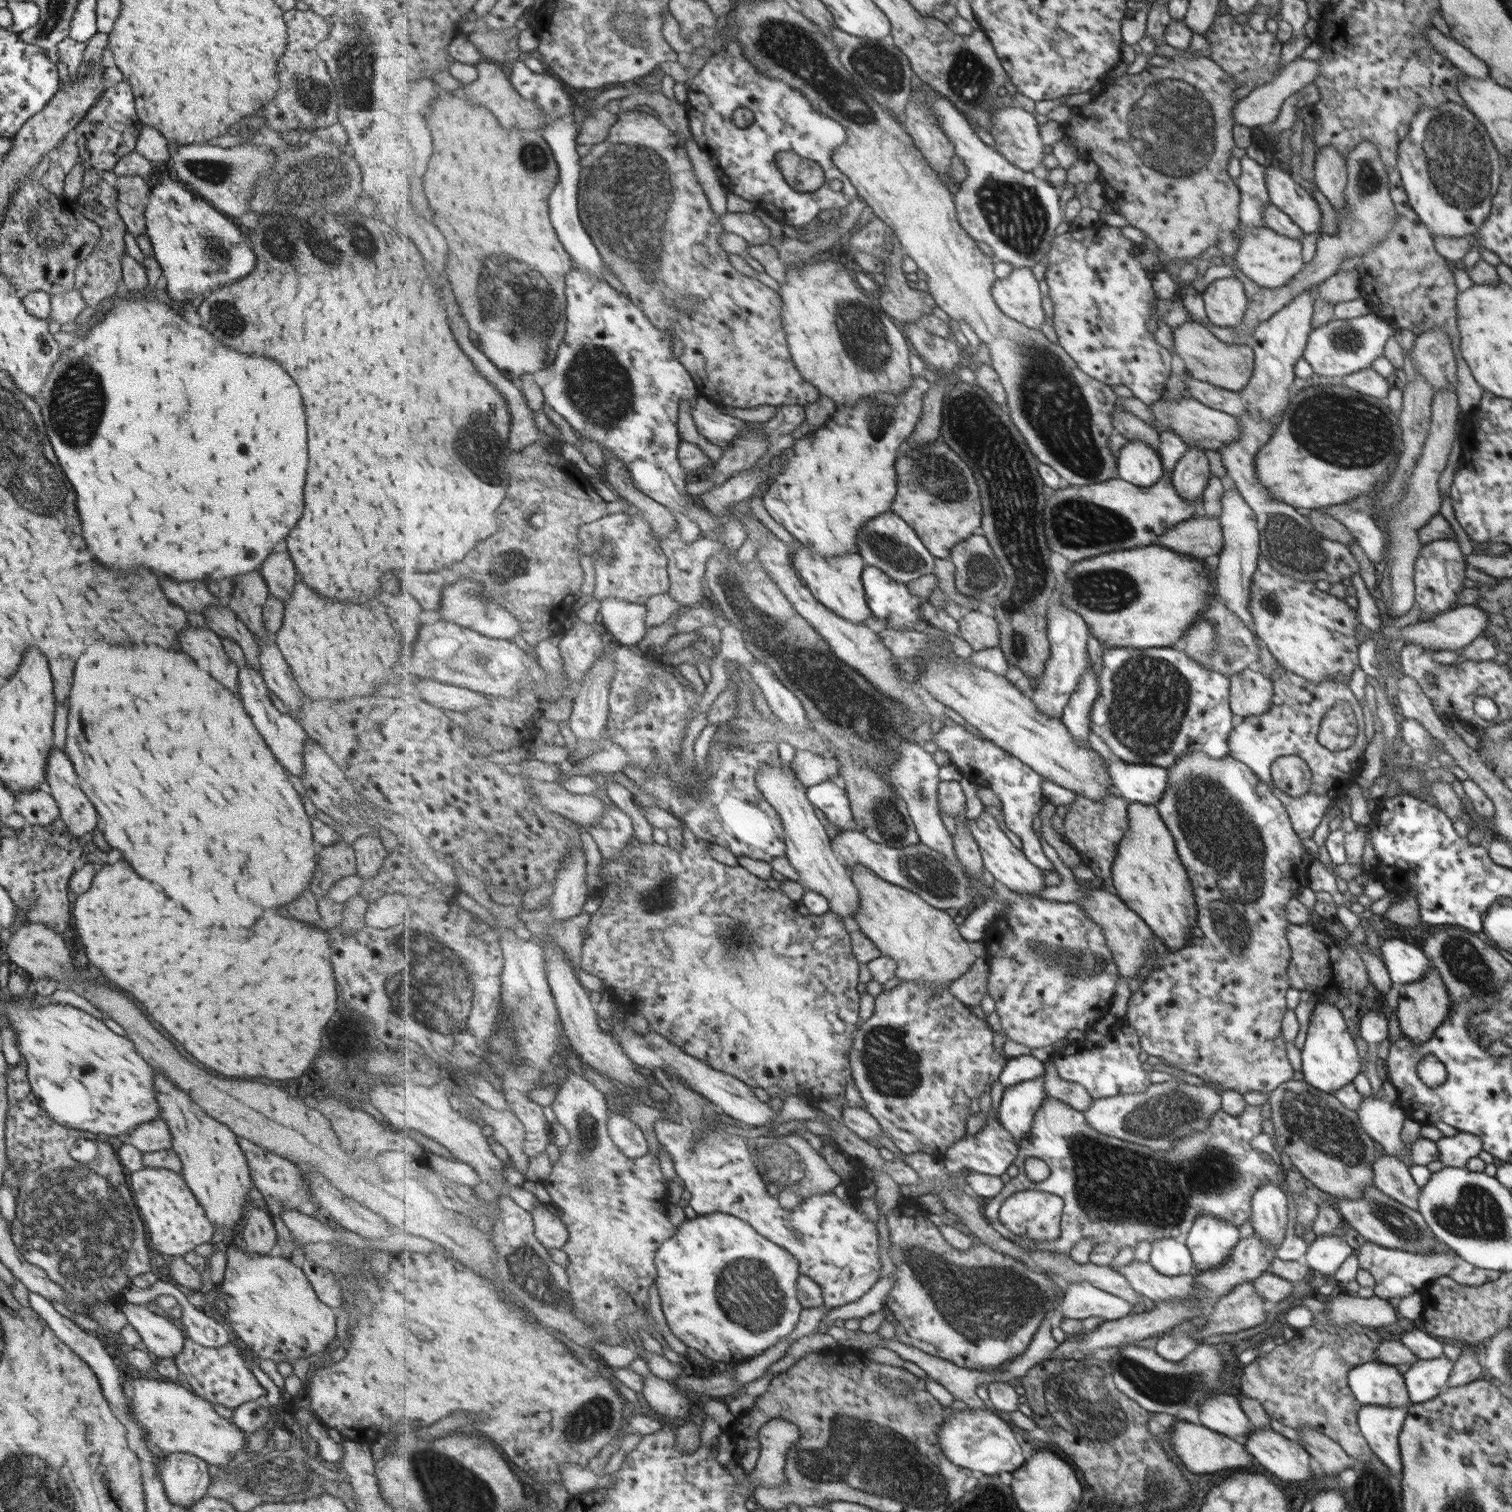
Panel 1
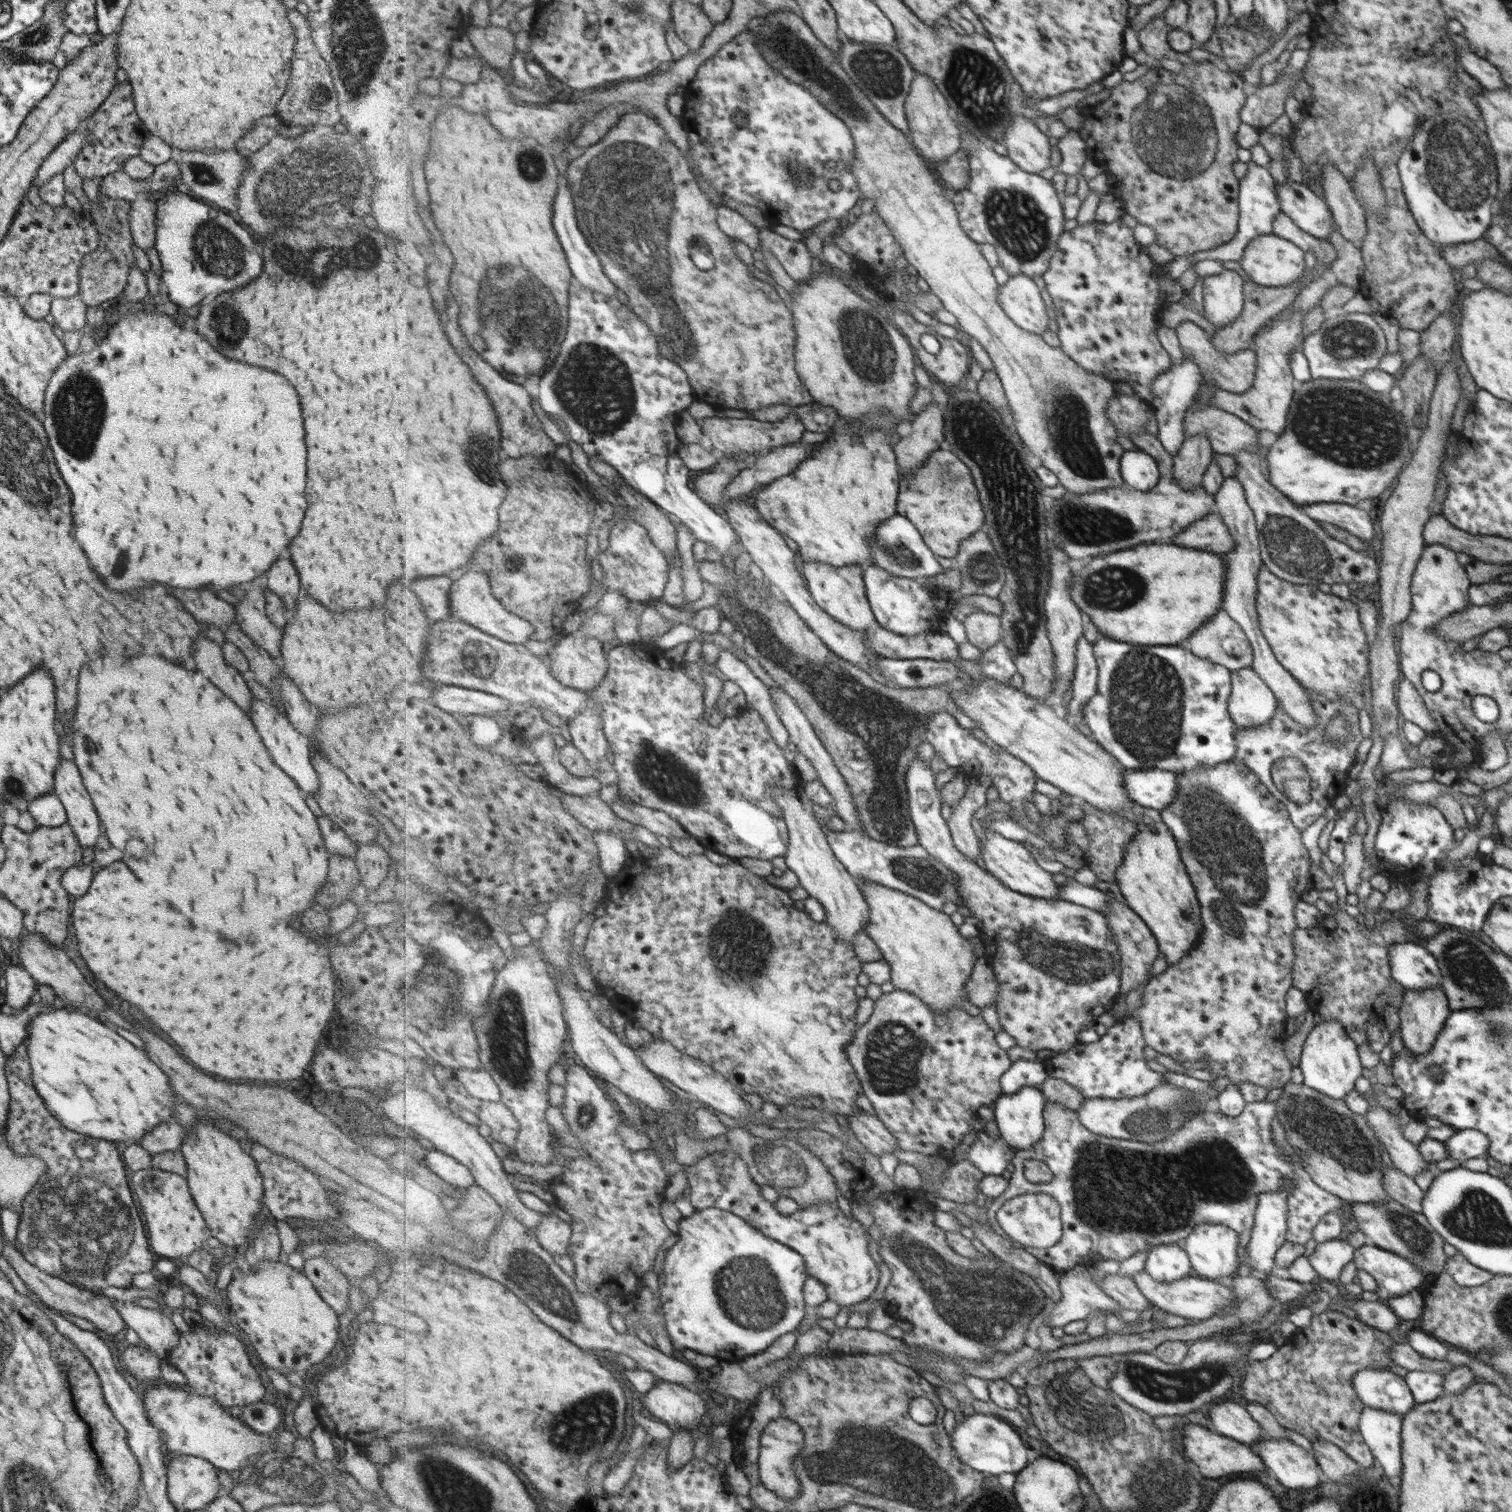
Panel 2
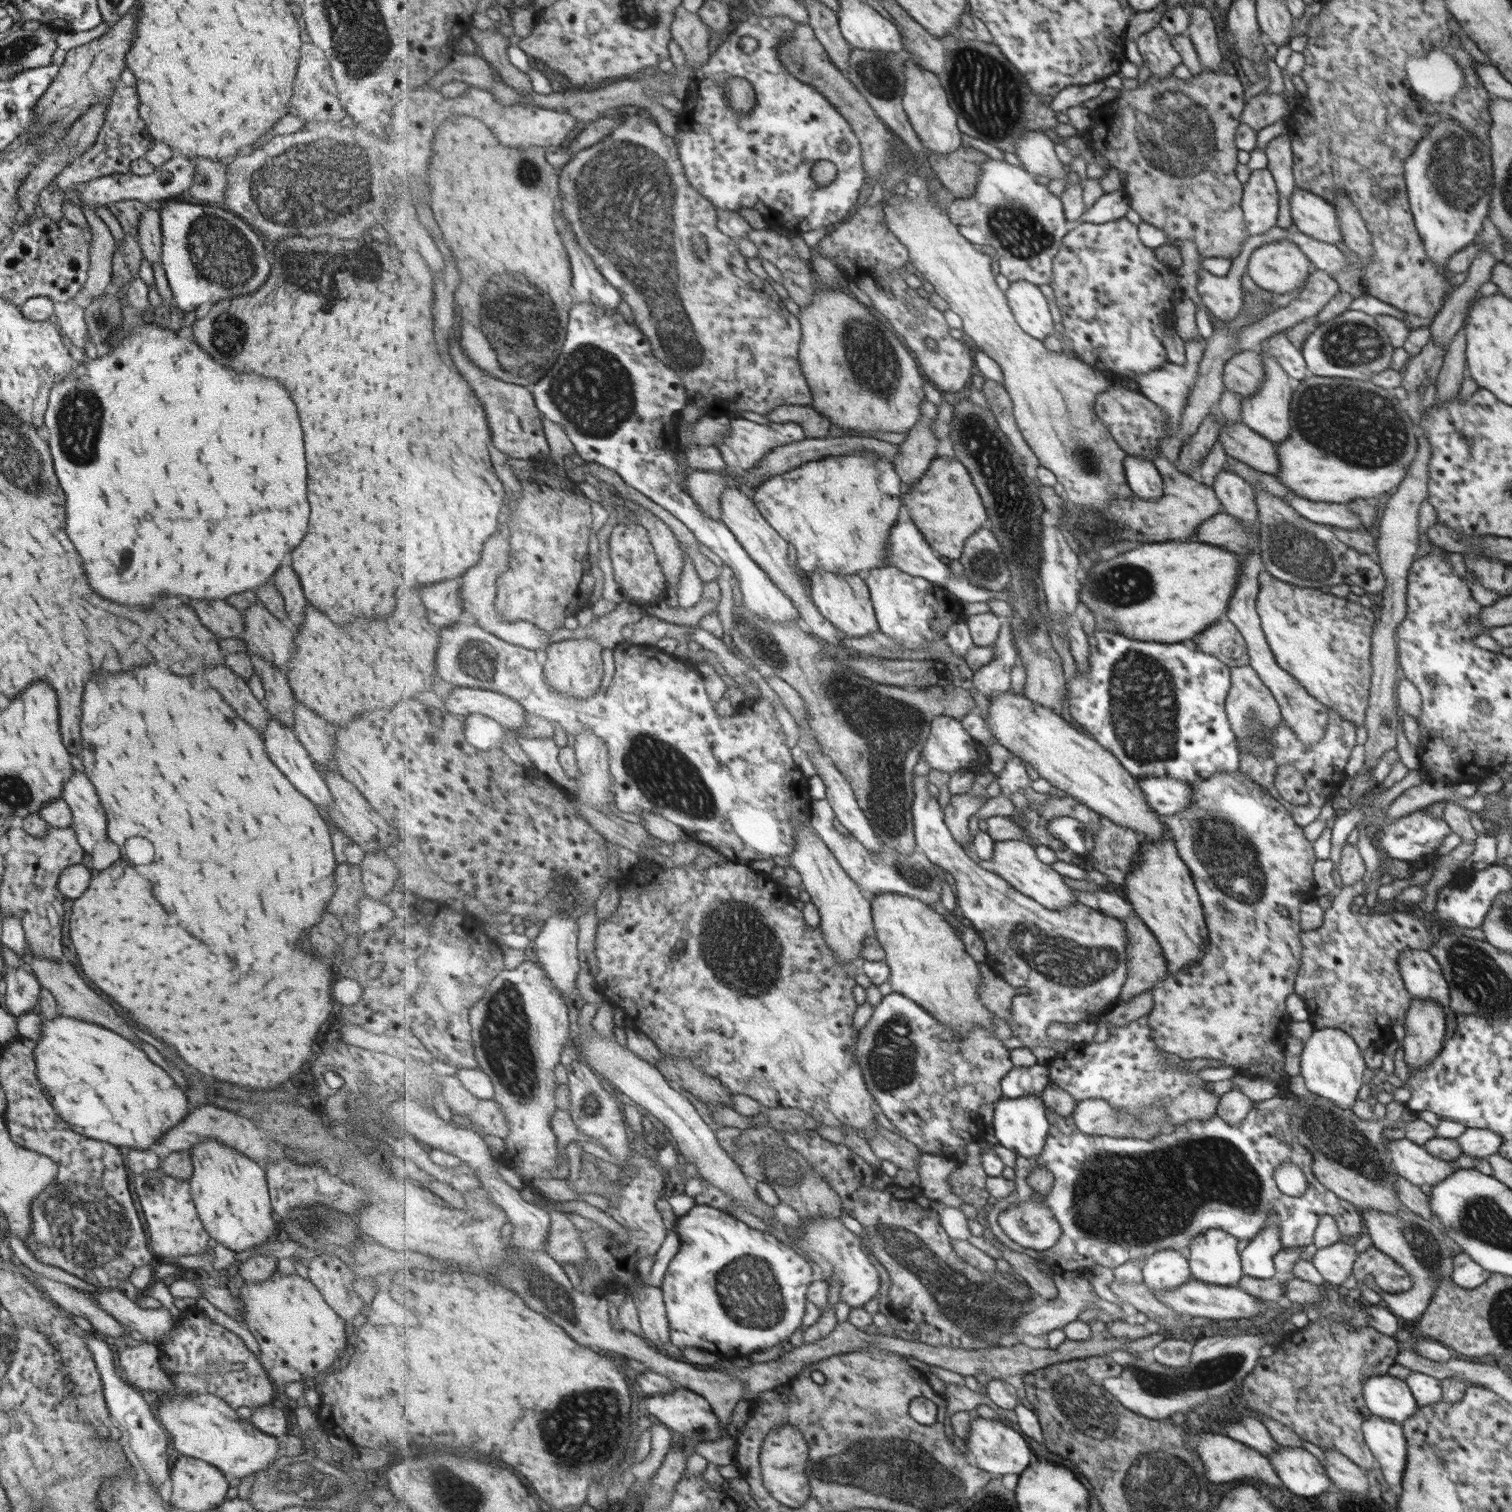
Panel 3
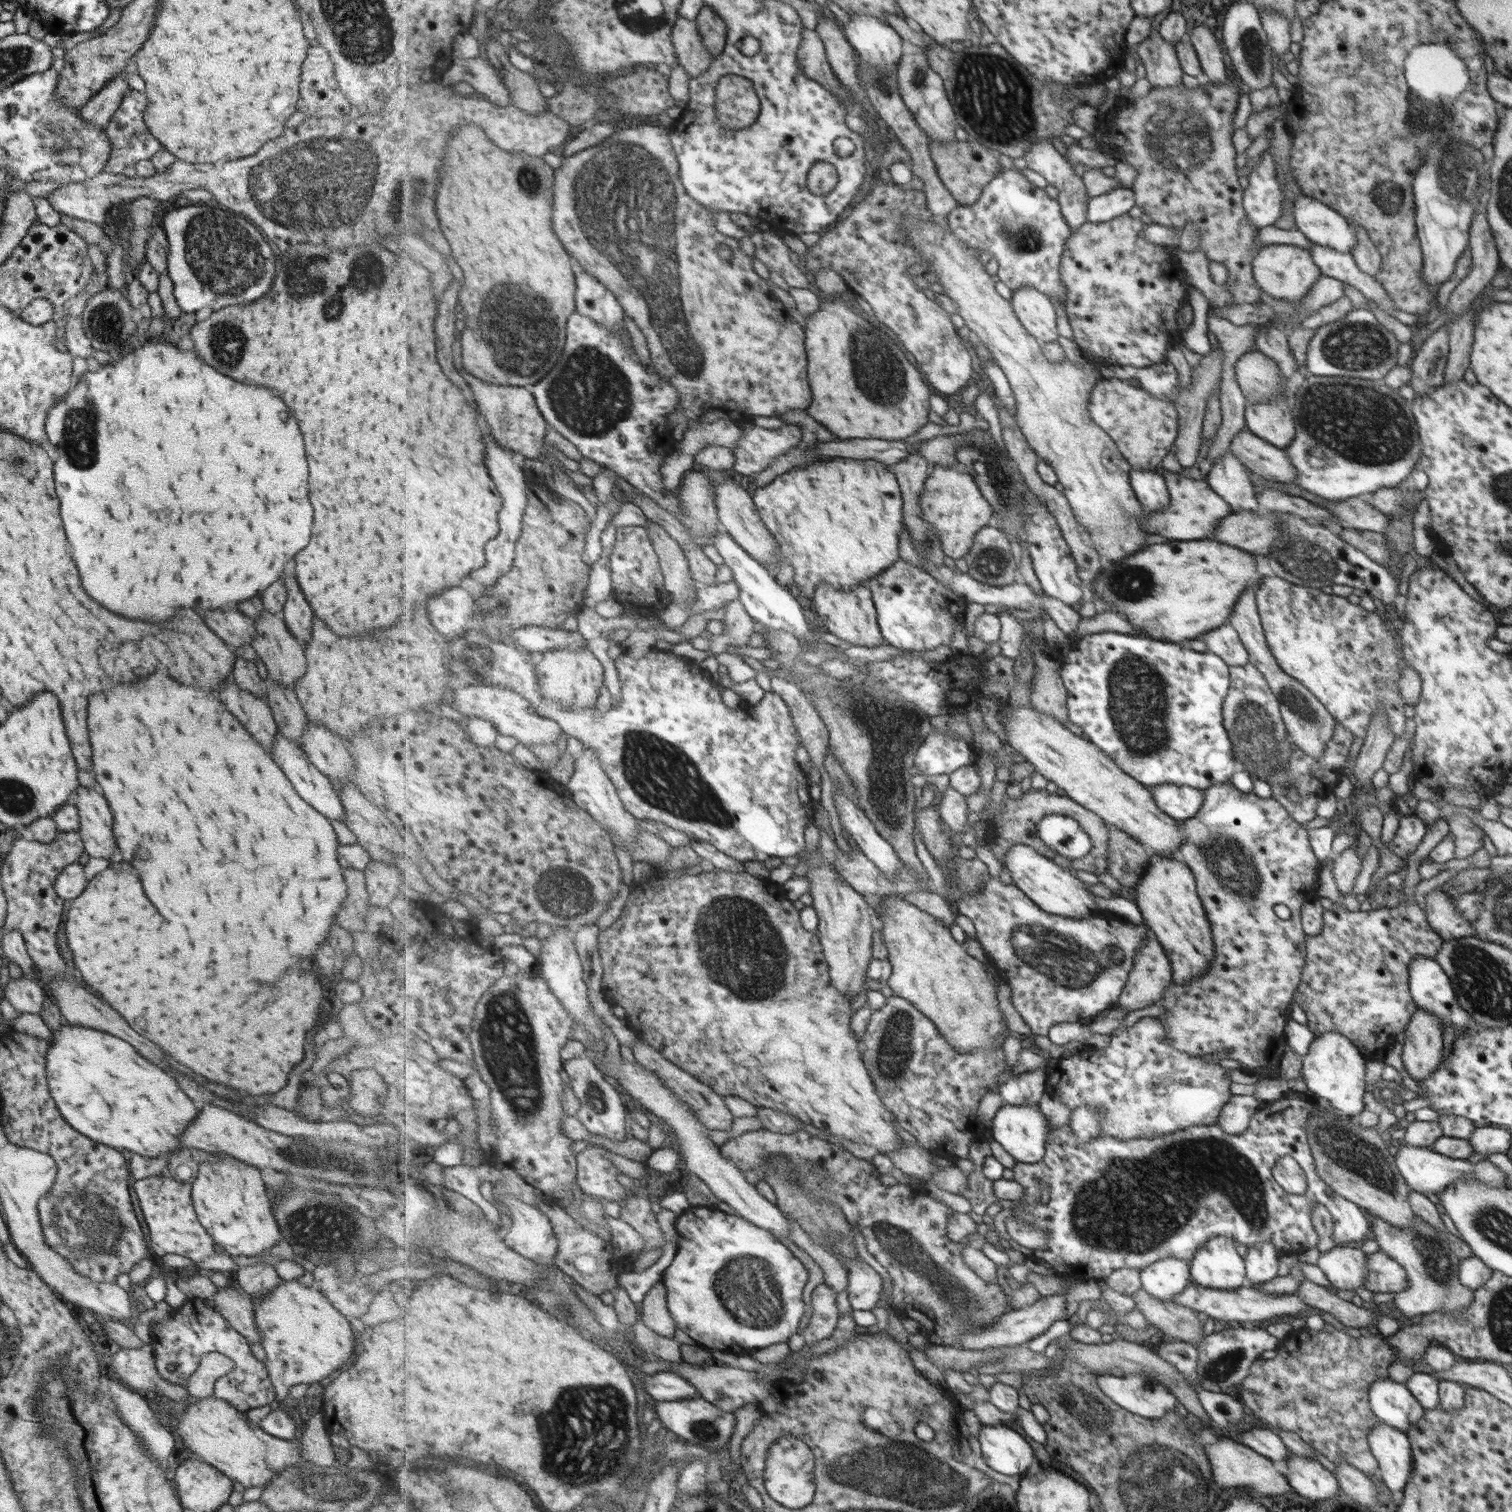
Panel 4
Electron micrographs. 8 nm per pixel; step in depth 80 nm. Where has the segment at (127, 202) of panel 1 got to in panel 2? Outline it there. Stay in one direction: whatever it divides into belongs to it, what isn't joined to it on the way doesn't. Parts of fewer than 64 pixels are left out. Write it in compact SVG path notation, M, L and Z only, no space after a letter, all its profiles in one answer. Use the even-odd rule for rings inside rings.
M139 195L130 201L130 207L126 210L132 242L144 252L154 248L154 208L152 198Z

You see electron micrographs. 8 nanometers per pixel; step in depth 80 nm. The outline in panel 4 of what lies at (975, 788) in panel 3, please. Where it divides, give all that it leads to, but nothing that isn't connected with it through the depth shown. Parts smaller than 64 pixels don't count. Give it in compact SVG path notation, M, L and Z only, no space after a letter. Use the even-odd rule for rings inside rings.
M949 786L943 795L938 810L942 820L955 832L964 832L969 824L969 804L967 797Z

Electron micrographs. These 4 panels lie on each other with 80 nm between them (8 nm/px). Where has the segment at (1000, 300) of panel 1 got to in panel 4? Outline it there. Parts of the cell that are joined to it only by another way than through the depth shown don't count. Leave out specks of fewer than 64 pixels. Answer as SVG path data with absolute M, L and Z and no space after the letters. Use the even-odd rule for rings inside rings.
M1030 286L1012 293L1012 307L1025 328L1041 342L1053 342L1059 338L1057 310L1049 295Z

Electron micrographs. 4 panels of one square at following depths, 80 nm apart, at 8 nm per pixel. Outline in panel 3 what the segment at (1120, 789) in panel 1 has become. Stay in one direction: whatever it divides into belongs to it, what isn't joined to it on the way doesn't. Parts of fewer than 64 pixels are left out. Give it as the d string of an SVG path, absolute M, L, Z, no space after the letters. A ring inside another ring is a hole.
M1170 776L1141 777L1136 782L1145 802L1162 817L1178 813L1192 797L1191 786L1177 782Z

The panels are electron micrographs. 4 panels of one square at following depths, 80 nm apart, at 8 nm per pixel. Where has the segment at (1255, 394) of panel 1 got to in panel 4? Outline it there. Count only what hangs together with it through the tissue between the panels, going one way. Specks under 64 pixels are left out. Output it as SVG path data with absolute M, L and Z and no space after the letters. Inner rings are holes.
M1275 399L1268 403L1246 404L1244 426L1261 440L1285 450L1296 434L1289 400Z

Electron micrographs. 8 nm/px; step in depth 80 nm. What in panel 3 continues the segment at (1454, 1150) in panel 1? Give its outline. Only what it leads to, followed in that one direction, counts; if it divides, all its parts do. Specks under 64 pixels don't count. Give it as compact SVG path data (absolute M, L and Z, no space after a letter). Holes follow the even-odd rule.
M1468 1127L1461 1136L1455 1139L1463 1156L1476 1157L1477 1159L1495 1154L1500 1141L1501 1137L1489 1130Z

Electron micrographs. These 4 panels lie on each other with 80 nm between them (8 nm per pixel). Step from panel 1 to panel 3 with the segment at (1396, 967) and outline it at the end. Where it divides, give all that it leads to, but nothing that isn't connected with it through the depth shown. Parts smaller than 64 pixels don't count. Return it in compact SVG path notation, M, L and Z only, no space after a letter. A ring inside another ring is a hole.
M1405 949L1399 958L1399 973L1404 980L1405 991L1415 1000L1429 1000L1441 1005L1441 1010L1448 1014L1449 1009L1449 988L1443 978L1440 966L1436 959L1423 949Z

